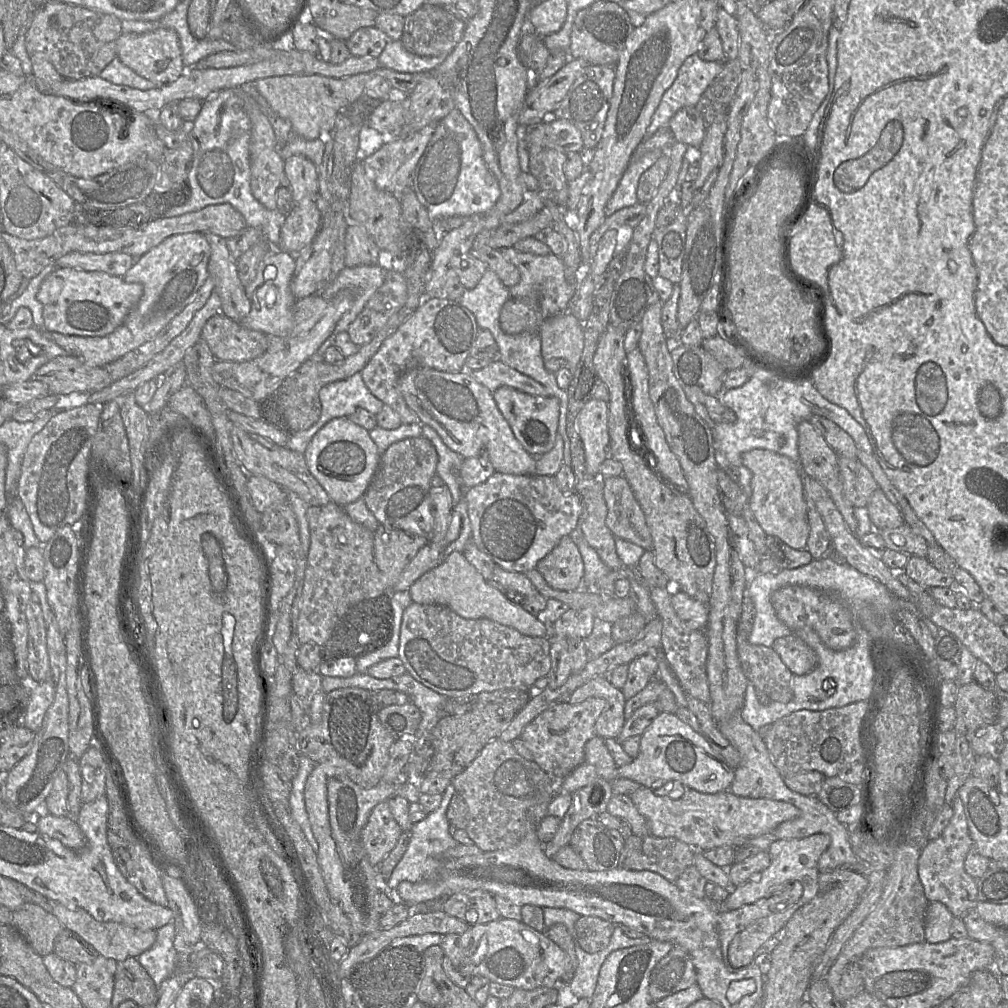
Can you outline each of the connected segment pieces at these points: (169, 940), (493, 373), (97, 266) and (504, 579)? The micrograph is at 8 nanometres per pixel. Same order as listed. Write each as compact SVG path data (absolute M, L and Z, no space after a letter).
M172 922L156 930L153 945L136 960L158 987L177 967L177 953L173 947L175 929Z
M494 359L480 370L469 372L477 382L493 393L500 387L508 386L532 396L550 397L542 384L505 365L499 359Z
M70 252L59 258L54 264L83 271L105 272L123 277L134 265L136 259L125 253L81 253Z
M496 566L487 583L502 592L514 604L521 604L525 598L538 594L532 582L524 573L509 572Z

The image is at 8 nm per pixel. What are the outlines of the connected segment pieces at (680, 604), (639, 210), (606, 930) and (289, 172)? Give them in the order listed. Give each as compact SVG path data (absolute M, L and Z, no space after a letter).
M684 592L671 596L672 607L680 621L689 629L705 630L708 623L708 603L704 604Z
M638 202L635 205L624 207L609 217L606 217L604 222L590 236L589 252L591 258L594 258L599 241L607 230L618 230L620 227L634 228L642 220L645 212L646 203Z
M580 916L575 923L575 941L588 953L606 948L615 924L597 916Z
M293 155L285 160L284 172L290 182L295 204L316 197L318 193L317 166L302 155Z

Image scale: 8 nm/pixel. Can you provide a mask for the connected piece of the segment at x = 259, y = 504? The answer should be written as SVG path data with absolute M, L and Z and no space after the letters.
M250 475L247 488L253 506L260 513L273 504L287 502L287 491L264 476Z

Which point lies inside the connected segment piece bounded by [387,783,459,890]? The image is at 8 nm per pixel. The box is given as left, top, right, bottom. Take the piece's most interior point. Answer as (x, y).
(430, 838)

